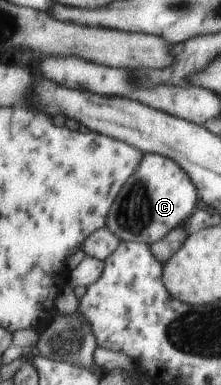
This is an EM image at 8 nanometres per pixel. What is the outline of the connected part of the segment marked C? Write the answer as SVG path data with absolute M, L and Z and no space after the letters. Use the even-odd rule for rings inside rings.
M143 152L139 169L117 196L109 214L107 229L118 235L120 242L153 244L166 238L172 230L183 226L194 214L197 205L197 189L185 171L175 160L155 153Z

